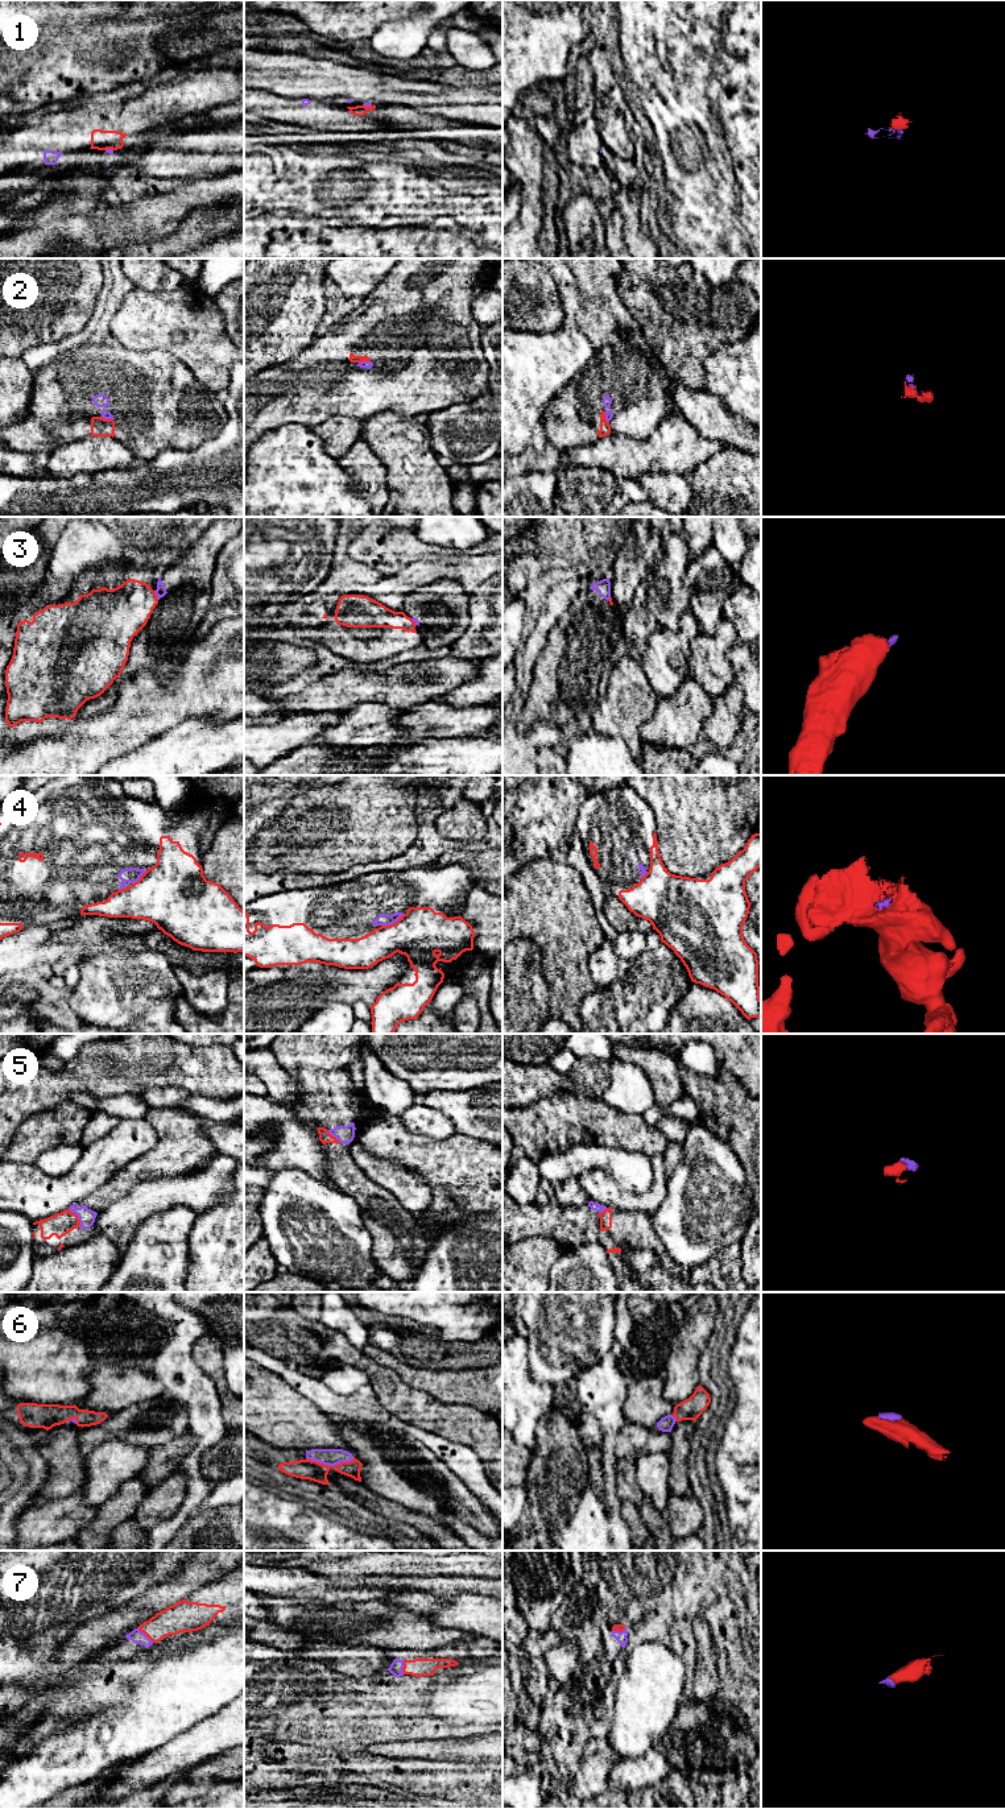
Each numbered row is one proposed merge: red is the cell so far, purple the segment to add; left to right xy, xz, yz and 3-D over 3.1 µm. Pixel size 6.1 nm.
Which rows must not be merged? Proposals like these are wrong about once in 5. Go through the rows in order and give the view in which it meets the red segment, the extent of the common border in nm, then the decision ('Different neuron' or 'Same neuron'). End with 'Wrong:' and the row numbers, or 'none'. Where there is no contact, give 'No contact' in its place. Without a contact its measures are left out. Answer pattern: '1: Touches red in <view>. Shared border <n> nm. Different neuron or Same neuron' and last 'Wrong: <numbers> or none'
1: Touches red in xz. Shared border 60 nm. Same neuron
2: Touches red in yz. Shared border 80 nm. Same neuron
3: Touches red in xy. Shared border 60 nm. Different neuron
4: Touches red in xz. Shared border 160 nm. Same neuron
5: Touches red in xy. Shared border 140 nm. Same neuron
6: Touches red in xz. Shared border 160 nm. Same neuron
7: Touches red in xy. Shared border 140 nm. Same neuron
Wrong: 3

